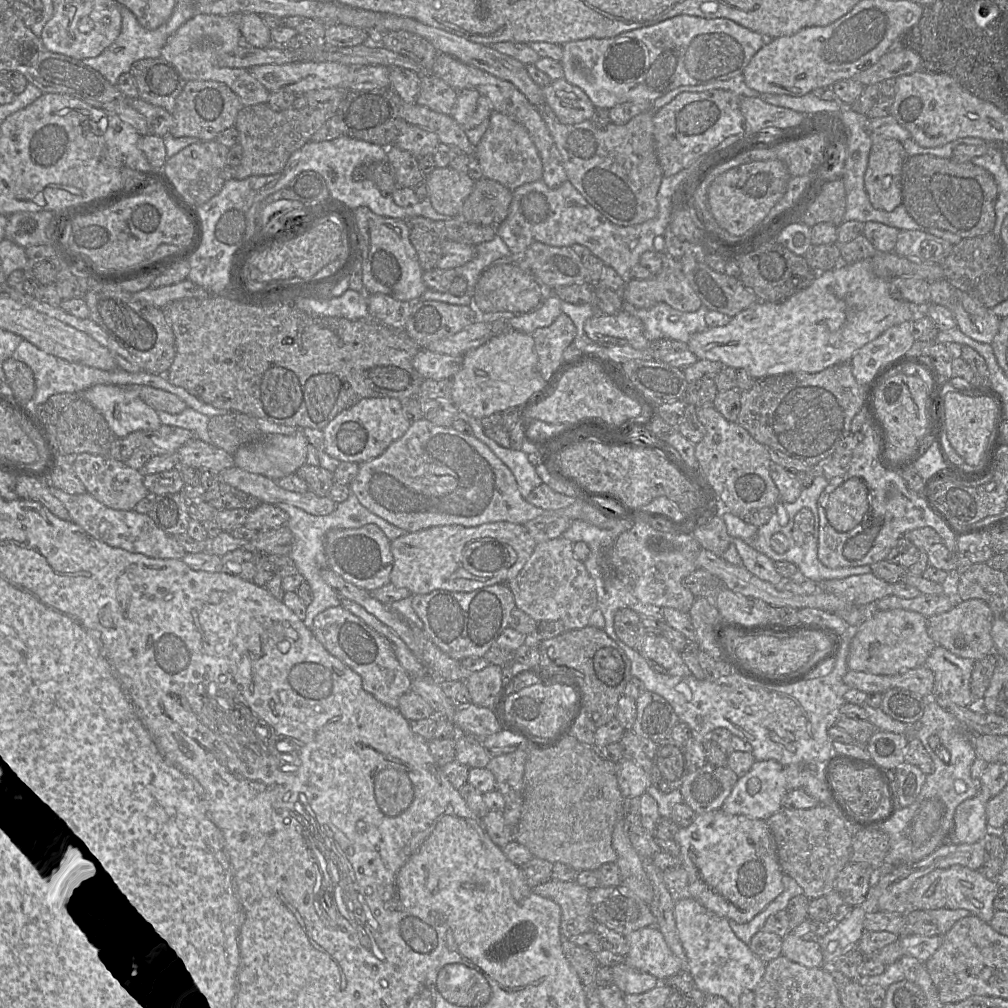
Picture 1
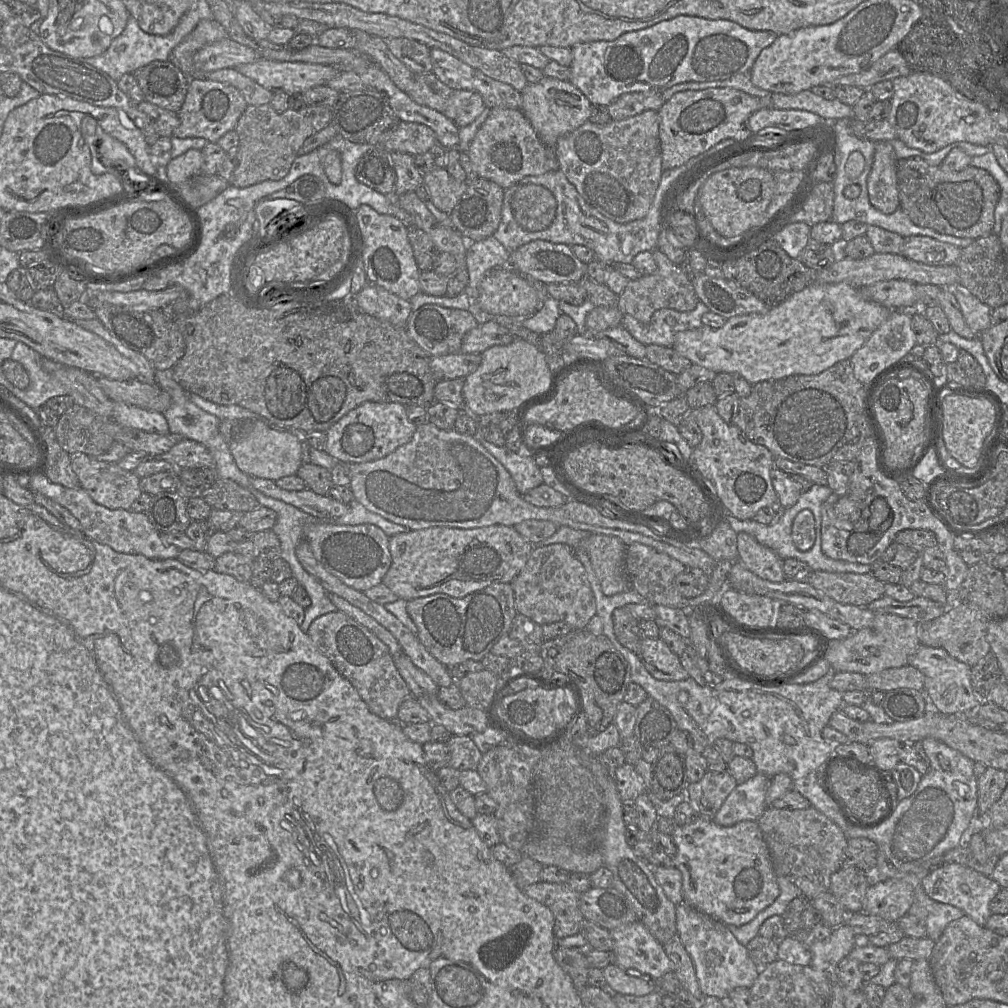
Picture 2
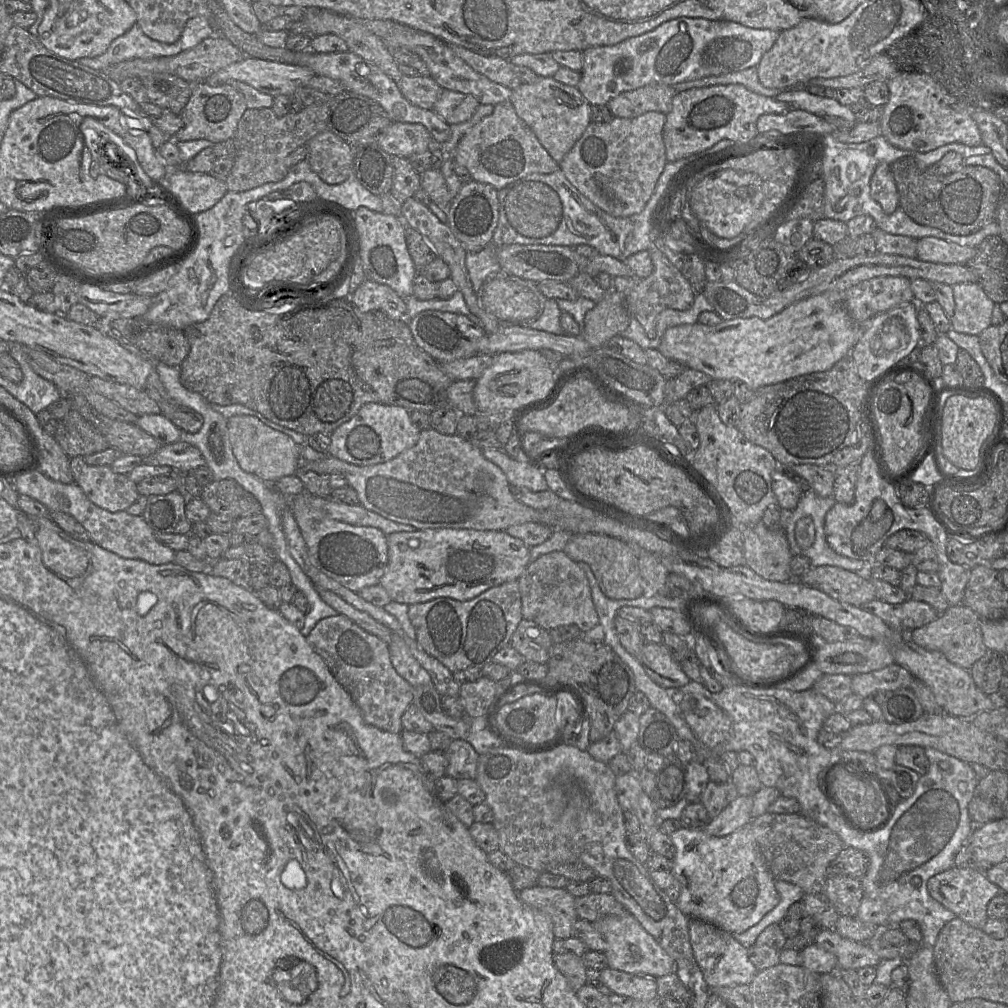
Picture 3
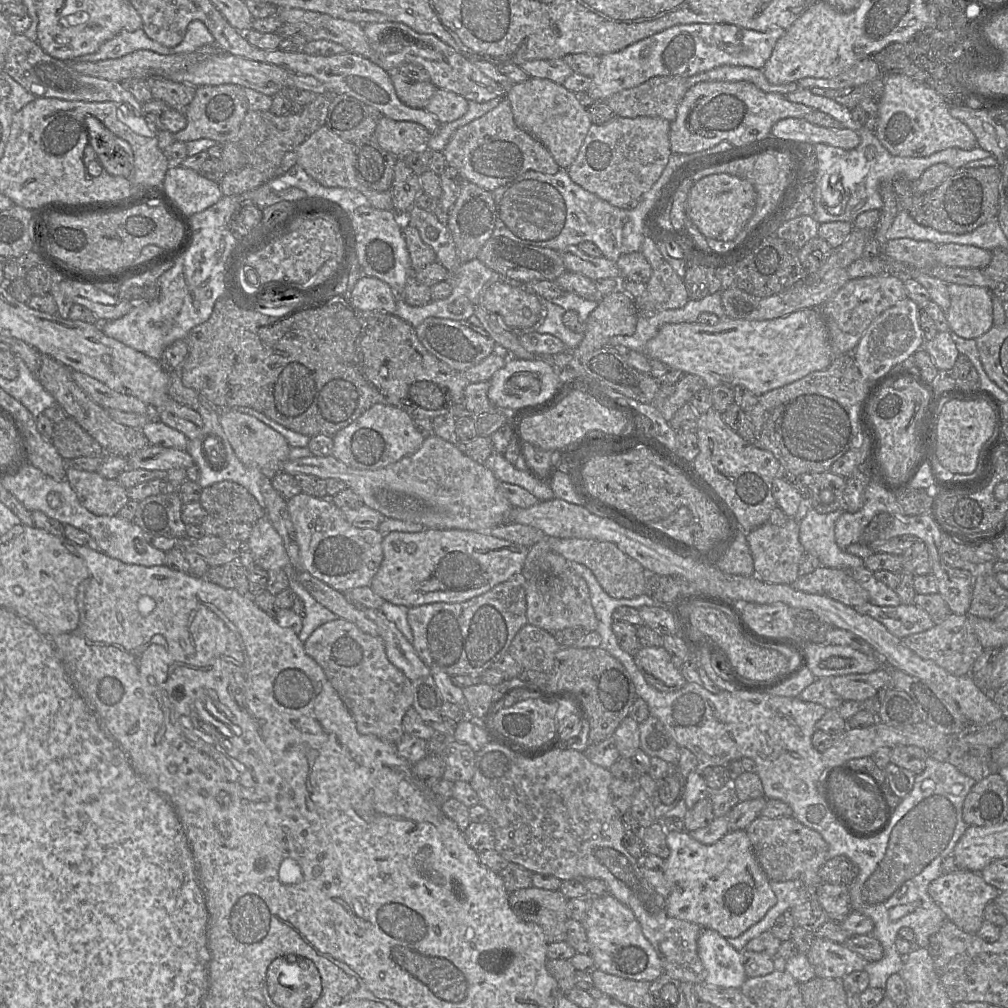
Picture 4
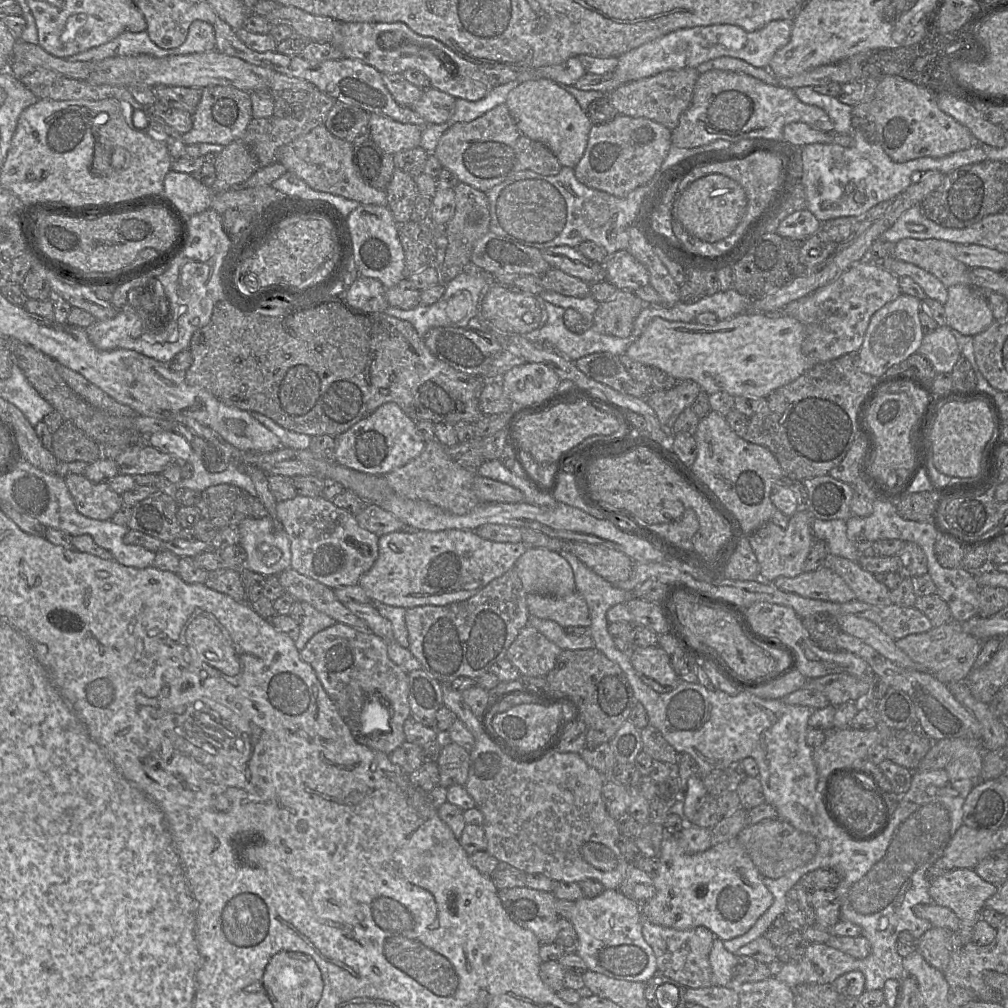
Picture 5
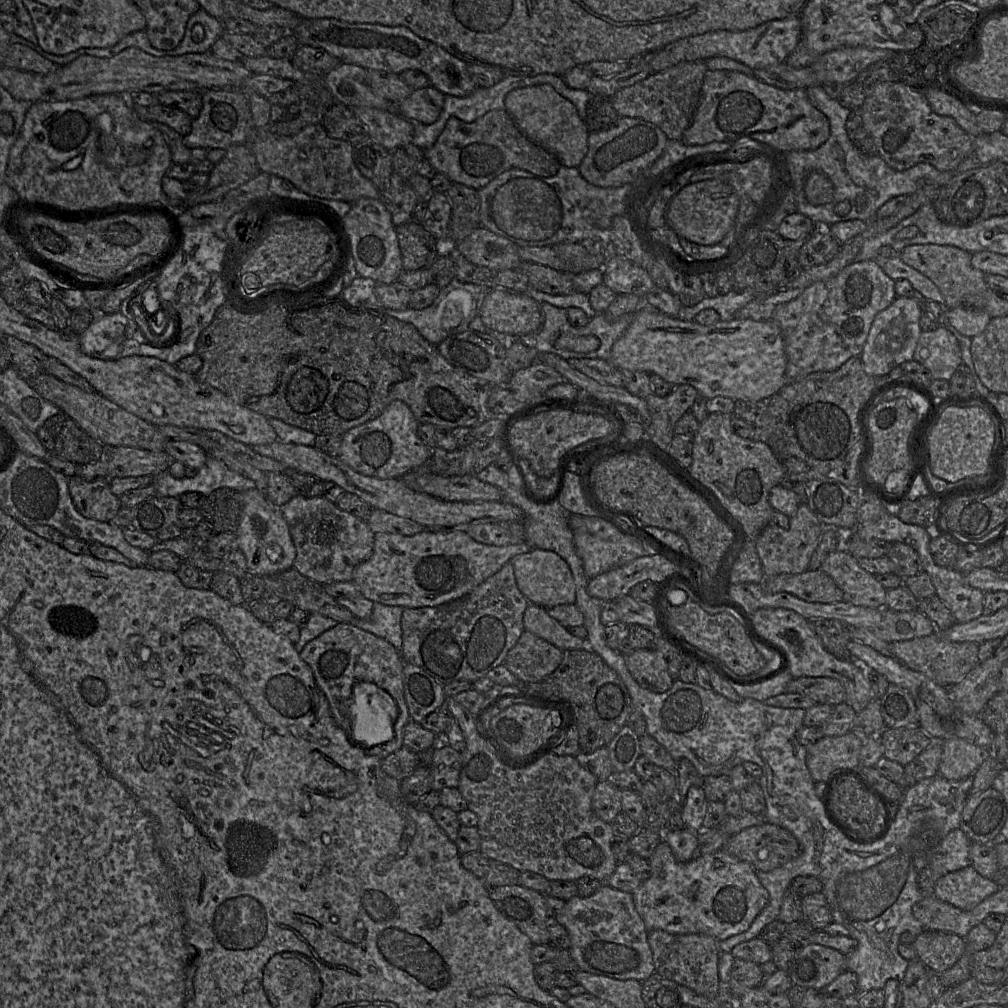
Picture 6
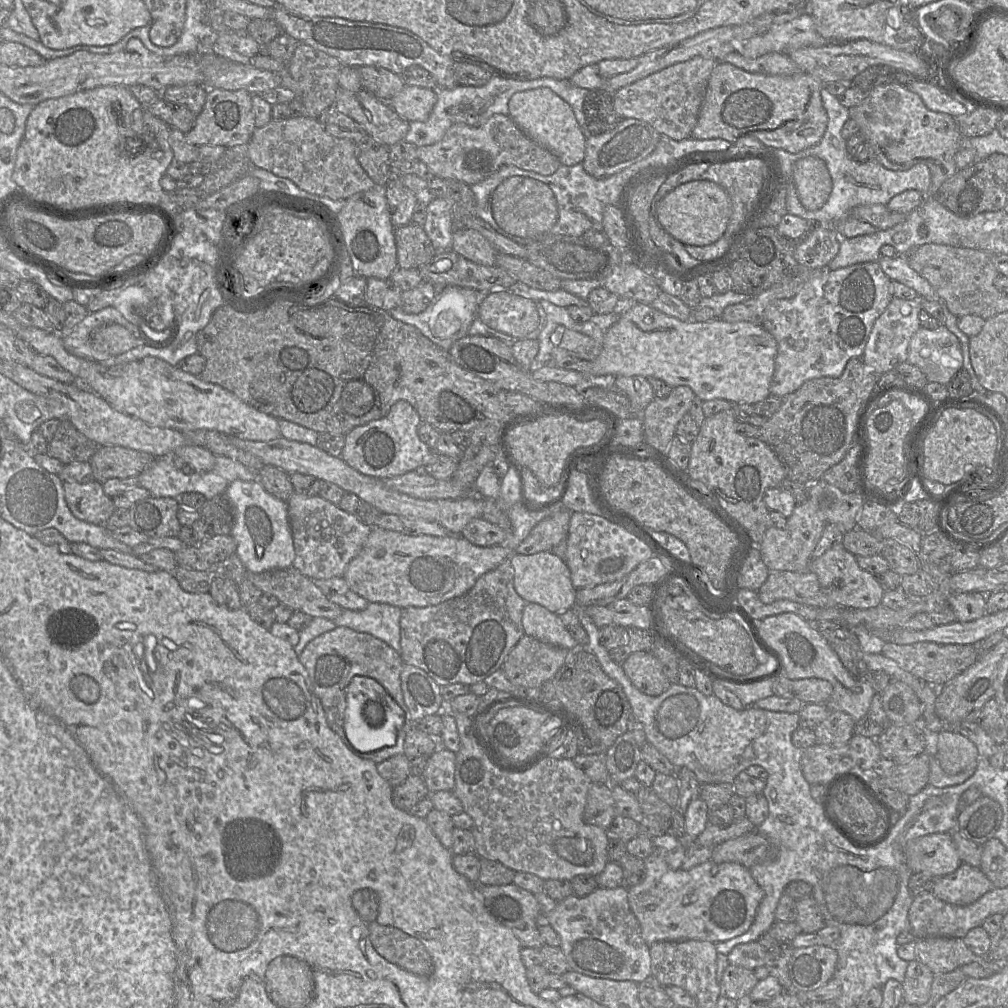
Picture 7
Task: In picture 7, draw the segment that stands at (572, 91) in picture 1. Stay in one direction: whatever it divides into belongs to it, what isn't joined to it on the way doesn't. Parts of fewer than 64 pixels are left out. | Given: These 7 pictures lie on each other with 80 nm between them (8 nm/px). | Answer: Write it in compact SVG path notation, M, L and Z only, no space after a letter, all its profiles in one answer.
M541 87L514 93L508 102L509 116L532 141L553 153L563 165L582 163L586 136L571 106L550 88Z

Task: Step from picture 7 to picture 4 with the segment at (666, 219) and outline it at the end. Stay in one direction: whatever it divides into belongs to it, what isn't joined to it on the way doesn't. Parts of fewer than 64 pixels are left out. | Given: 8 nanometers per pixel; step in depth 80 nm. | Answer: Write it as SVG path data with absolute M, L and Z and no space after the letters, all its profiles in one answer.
M722 173L700 179L691 188L686 201L690 222L706 237L720 241L733 240L752 217L757 193L746 180Z

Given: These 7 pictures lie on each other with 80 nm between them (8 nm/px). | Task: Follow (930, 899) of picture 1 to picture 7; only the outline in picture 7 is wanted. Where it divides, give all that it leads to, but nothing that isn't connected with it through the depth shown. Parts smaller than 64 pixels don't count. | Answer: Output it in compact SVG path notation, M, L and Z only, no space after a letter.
M961 864L955 872L938 878L932 893L946 903L966 906L992 889L995 888L980 868Z

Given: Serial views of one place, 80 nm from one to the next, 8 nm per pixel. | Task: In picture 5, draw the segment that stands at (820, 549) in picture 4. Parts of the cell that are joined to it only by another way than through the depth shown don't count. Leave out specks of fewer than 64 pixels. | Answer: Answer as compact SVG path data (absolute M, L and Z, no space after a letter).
M815 518L813 522L814 539L824 540L830 554L858 562L861 553L848 539L846 531L846 521L842 519Z

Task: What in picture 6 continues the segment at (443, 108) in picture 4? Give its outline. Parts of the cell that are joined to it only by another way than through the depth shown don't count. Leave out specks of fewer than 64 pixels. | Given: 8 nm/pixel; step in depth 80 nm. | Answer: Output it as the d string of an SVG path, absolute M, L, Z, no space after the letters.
M433 86L414 89L397 104L397 112L410 121L428 125L438 119L444 101L445 95Z

